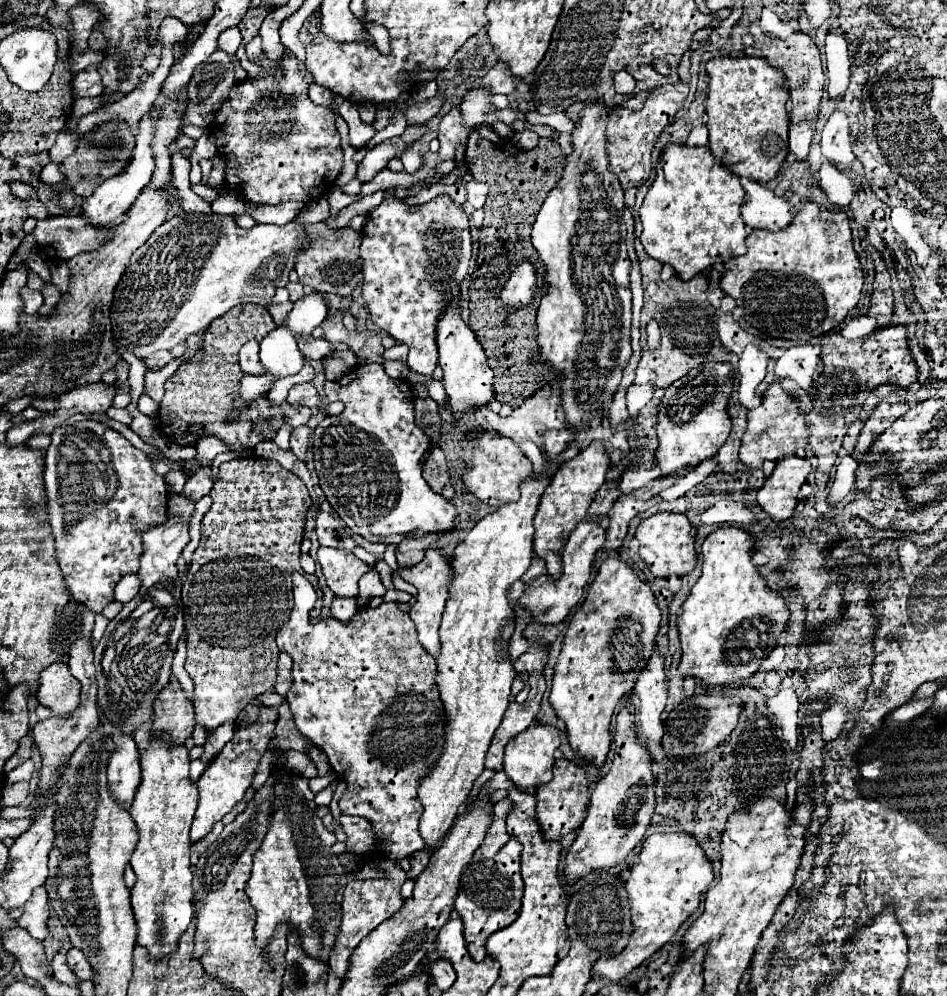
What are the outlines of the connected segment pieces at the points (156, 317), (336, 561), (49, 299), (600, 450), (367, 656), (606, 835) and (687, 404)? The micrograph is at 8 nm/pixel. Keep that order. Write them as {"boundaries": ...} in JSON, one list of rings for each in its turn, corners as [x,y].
{"boundaries":[[[[180,213],[172,219],[168,219],[164,225],[160,225],[160,229],[156,229],[152,233],[152,237],[132,255],[130,259],[130,265],[126,269],[126,273],[122,275],[116,291],[114,291],[114,303],[112,303],[112,331],[114,331],[114,341],[116,341],[116,347],[118,349],[124,349],[124,351],[130,351],[132,355],[140,357],[140,359],[146,359],[150,355],[154,355],[156,351],[170,351],[174,349],[176,345],[184,343],[190,335],[194,333],[200,333],[200,331],[206,331],[208,325],[224,315],[226,311],[230,311],[232,307],[240,305],[240,303],[258,303],[258,305],[264,305],[270,313],[273,321],[276,325],[280,325],[286,318],[286,315],[291,311],[293,307],[292,302],[286,302],[278,305],[270,305],[270,299],[274,295],[274,291],[278,287],[284,287],[288,283],[288,273],[294,269],[294,257],[296,253],[306,245],[306,233],[304,233],[304,227],[296,225],[294,221],[290,221],[288,225],[284,227],[278,227],[278,225],[256,225],[254,229],[242,229],[236,225],[236,219],[230,217],[230,215],[218,215],[218,213]]],[[[320,547],[318,561],[324,571],[328,587],[334,591],[334,595],[340,597],[356,597],[358,579],[372,569],[372,565],[360,561],[350,551],[336,547]]],[[[46,283],[42,287],[42,293],[44,293],[44,305],[40,307],[40,315],[50,315],[54,311],[54,305],[60,301],[60,289],[54,285],[54,283]]],[[[592,441],[584,451],[580,451],[574,459],[560,465],[560,469],[554,473],[550,485],[542,493],[538,511],[532,519],[534,525],[534,553],[544,559],[548,573],[558,579],[560,577],[560,563],[562,563],[562,549],[566,545],[566,539],[570,531],[576,527],[580,519],[586,517],[588,507],[598,493],[600,485],[604,483],[604,473],[610,465],[610,457],[602,445],[602,441]]],[[[294,572],[294,607],[290,619],[276,635],[280,651],[286,651],[294,661],[294,683],[286,701],[292,709],[296,727],[316,747],[320,747],[336,771],[346,783],[346,791],[340,799],[340,809],[346,815],[358,815],[370,821],[376,843],[368,855],[368,865],[374,865],[384,873],[382,879],[354,879],[356,871],[348,871],[348,885],[342,899],[342,925],[334,951],[330,953],[330,971],[340,979],[346,977],[350,967],[350,955],[358,943],[376,929],[382,919],[392,917],[404,905],[400,887],[406,881],[406,871],[398,863],[412,853],[424,849],[424,839],[418,833],[418,821],[422,817],[422,803],[418,799],[418,785],[434,769],[444,749],[446,711],[436,685],[436,661],[424,651],[416,639],[416,629],[408,613],[402,613],[396,603],[382,603],[380,607],[362,607],[350,621],[342,623],[334,617],[326,621],[310,621],[310,611],[317,595],[313,585],[298,572]]],[[[624,707],[618,713],[614,731],[616,755],[610,773],[600,779],[590,795],[590,805],[586,809],[586,819],[576,829],[576,839],[566,855],[564,877],[568,881],[578,881],[590,873],[610,869],[626,859],[626,855],[644,839],[644,833],[654,815],[654,777],[652,761],[648,751],[638,743],[634,733],[632,707]]],[[[710,361],[692,369],[666,389],[658,411],[658,449],[654,451],[654,459],[662,475],[694,467],[706,459],[712,459],[720,451],[732,429],[730,417],[726,413],[732,381],[734,371],[730,363]]]]}

